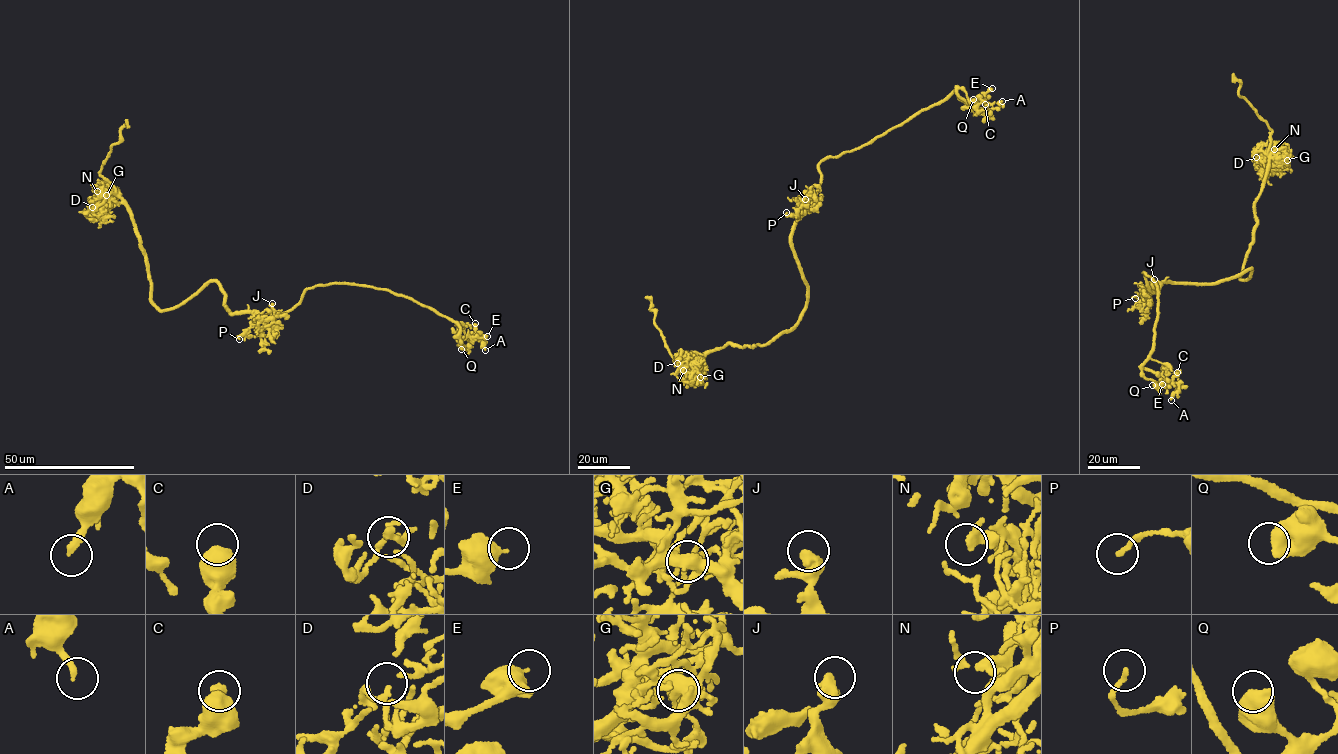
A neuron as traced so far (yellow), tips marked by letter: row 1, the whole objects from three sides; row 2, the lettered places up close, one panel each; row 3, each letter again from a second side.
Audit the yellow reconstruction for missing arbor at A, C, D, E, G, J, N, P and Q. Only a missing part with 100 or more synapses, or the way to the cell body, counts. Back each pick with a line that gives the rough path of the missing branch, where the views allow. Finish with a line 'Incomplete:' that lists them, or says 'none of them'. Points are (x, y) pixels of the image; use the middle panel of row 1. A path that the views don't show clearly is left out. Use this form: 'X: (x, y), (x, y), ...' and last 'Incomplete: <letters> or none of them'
Incomplete: none of them

